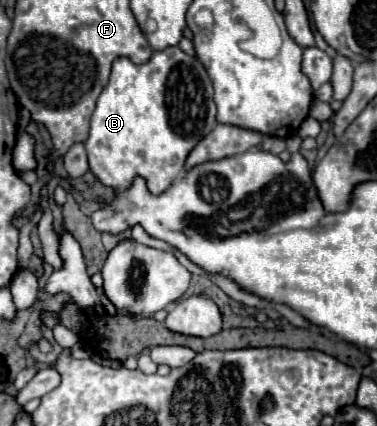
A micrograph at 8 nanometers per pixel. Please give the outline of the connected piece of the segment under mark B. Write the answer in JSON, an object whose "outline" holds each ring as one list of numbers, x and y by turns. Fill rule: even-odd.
{"outline":[[168,46,154,52,144,64,134,64,128,58,116,58,112,64,110,82,102,90,96,110,90,120,86,144,88,164,104,186,126,190,136,176,148,182,152,194,164,192,170,182,184,174,184,162,190,150,216,126,216,104,212,100,212,80,196,56,184,54,178,46]]}

